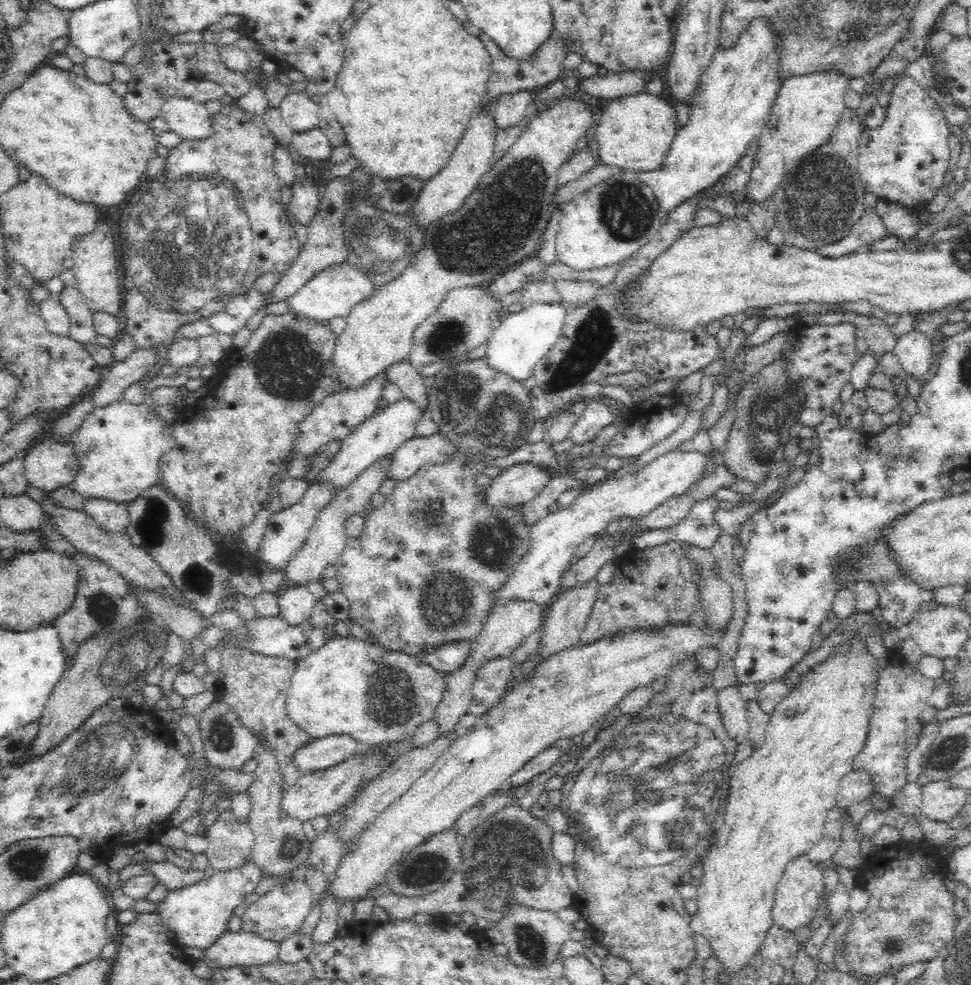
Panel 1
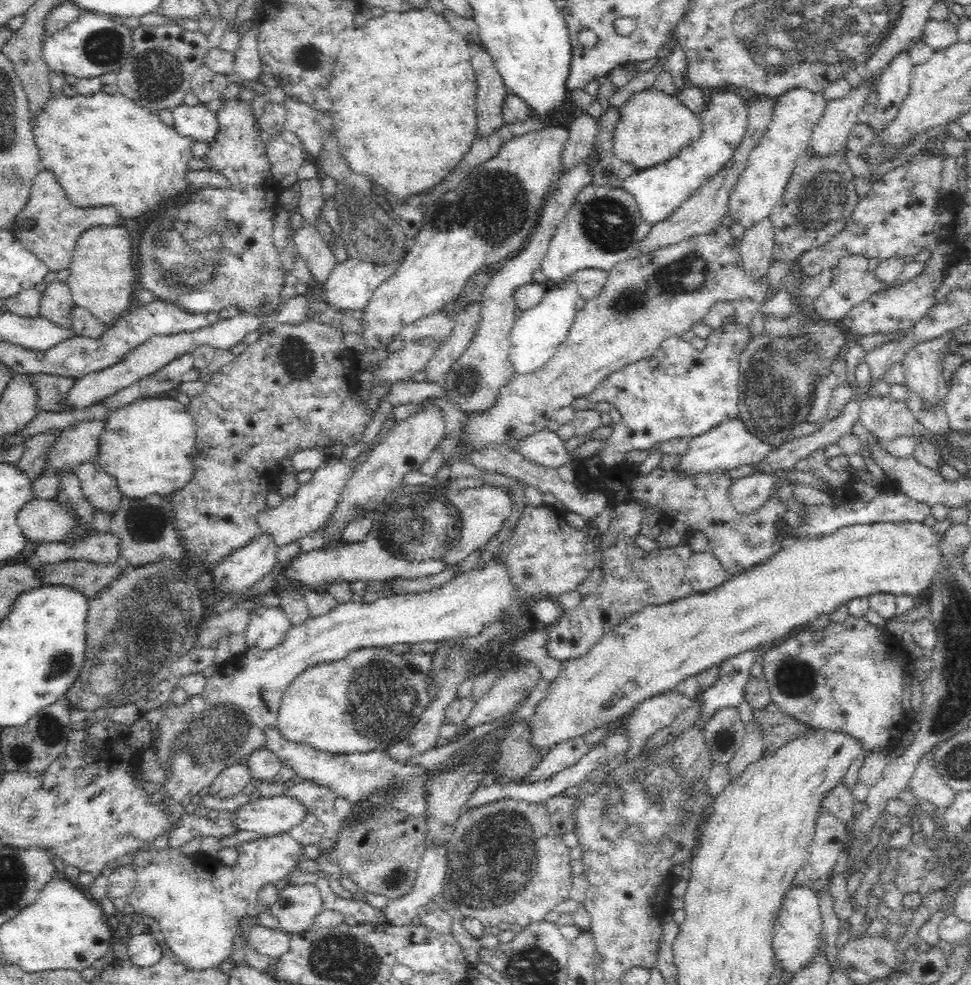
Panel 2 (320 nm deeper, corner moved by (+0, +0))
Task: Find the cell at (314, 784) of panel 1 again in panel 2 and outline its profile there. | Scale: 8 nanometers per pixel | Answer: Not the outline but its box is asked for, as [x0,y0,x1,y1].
[236,795,310,837]

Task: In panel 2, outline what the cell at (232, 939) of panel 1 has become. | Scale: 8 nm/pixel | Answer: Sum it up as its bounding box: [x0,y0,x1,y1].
[246,925,289,959]

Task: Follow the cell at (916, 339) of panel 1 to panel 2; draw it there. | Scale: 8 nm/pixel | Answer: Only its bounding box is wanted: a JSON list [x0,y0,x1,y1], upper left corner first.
[900,340,946,405]

